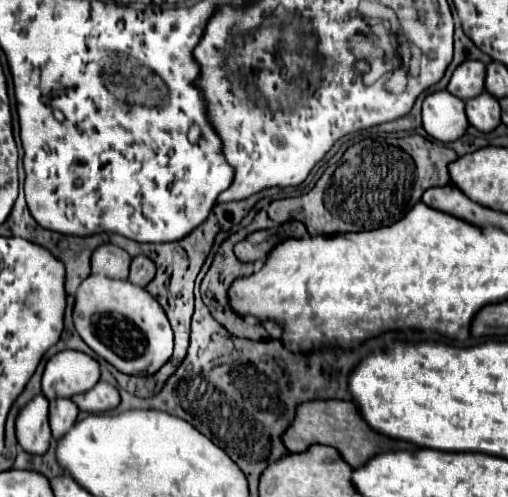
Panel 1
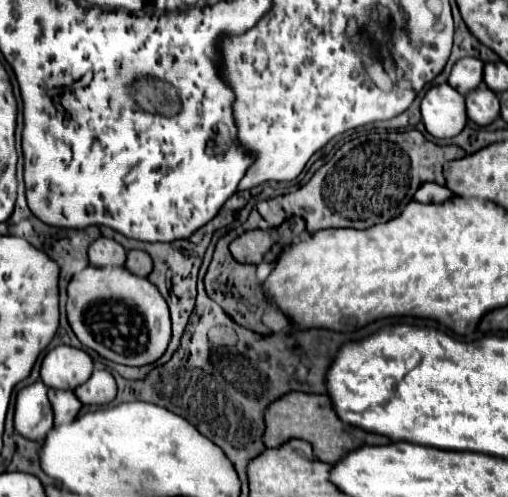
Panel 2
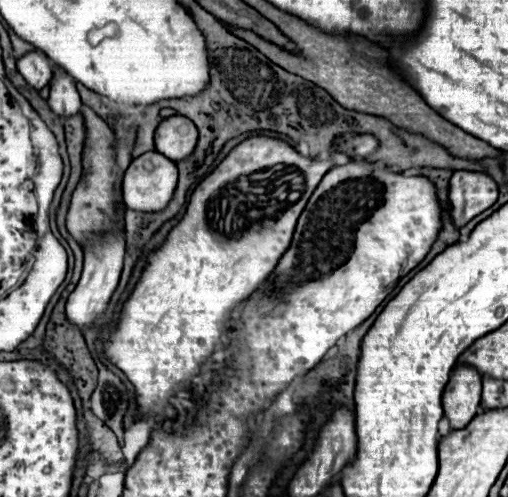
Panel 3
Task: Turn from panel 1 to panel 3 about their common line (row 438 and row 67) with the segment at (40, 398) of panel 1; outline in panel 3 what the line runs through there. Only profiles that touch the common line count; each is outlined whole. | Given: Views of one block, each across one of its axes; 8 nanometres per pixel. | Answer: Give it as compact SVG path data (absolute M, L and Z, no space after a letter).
M32 52L24 58L18 58L18 72L24 76L28 86L38 92L52 80L50 60L42 52Z

